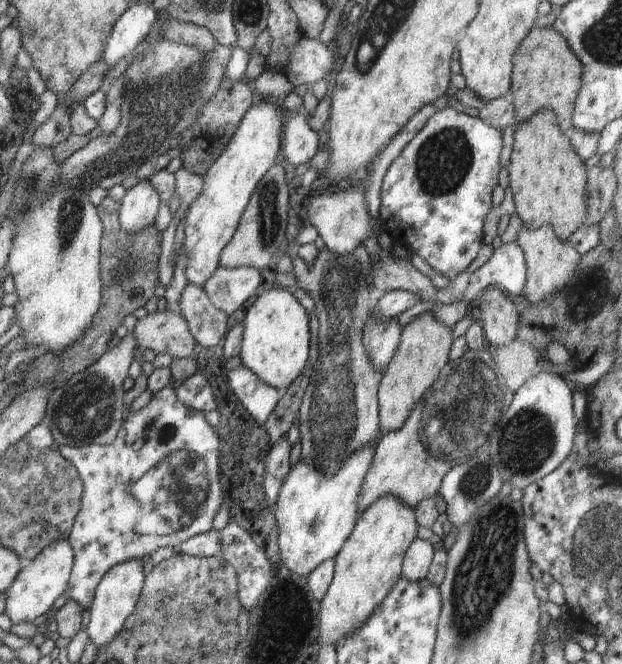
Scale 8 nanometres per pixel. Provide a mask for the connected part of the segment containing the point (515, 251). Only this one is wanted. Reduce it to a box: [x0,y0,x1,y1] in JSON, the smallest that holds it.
[464,242,527,300]

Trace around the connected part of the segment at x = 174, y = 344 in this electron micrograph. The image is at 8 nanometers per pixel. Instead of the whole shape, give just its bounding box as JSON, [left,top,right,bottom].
[133,312,196,360]

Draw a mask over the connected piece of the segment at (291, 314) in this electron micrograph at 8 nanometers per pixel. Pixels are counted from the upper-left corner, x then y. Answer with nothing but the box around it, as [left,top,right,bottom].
[242,286,312,392]

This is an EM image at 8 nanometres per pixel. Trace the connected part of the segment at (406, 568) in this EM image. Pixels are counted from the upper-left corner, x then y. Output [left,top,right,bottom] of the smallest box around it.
[401,538,433,583]

